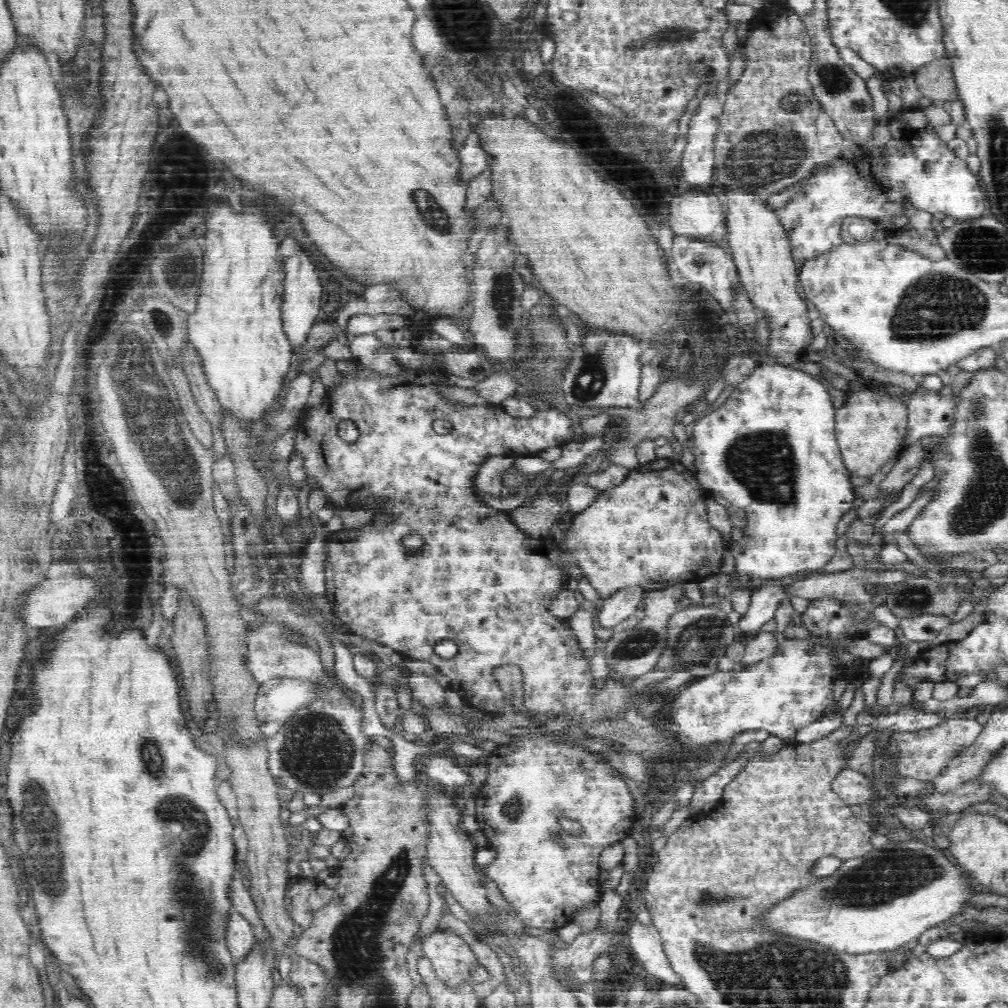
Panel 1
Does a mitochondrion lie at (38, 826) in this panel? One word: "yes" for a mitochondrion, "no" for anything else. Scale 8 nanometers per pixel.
yes

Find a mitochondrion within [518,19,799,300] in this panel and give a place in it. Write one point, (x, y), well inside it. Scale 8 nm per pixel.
(681, 33)

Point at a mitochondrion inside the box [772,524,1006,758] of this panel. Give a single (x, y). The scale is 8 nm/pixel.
(917, 597)

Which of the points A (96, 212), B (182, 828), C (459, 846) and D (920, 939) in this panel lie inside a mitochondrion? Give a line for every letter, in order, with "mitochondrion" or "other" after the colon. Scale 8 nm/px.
A: other
B: mitochondrion
C: other
D: other

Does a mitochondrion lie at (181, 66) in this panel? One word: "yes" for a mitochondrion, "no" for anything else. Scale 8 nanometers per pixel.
yes

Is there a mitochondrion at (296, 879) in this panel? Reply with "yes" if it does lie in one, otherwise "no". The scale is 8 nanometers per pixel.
no

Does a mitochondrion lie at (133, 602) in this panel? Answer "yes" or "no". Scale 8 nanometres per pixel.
no

